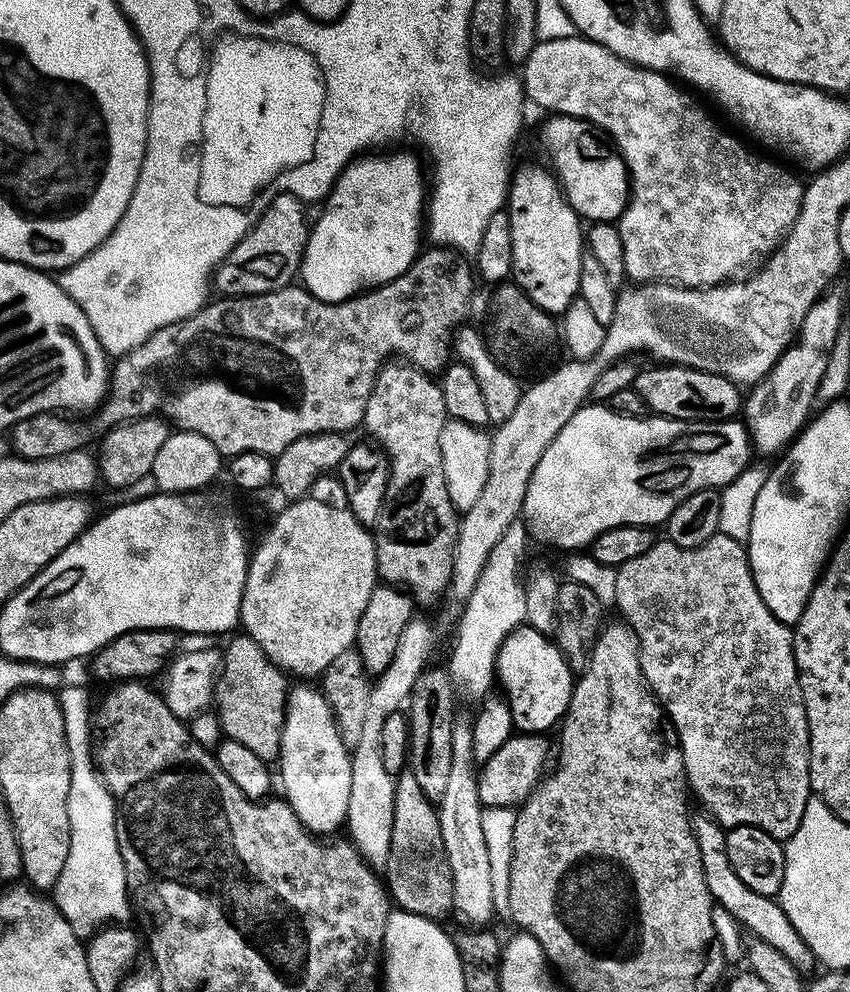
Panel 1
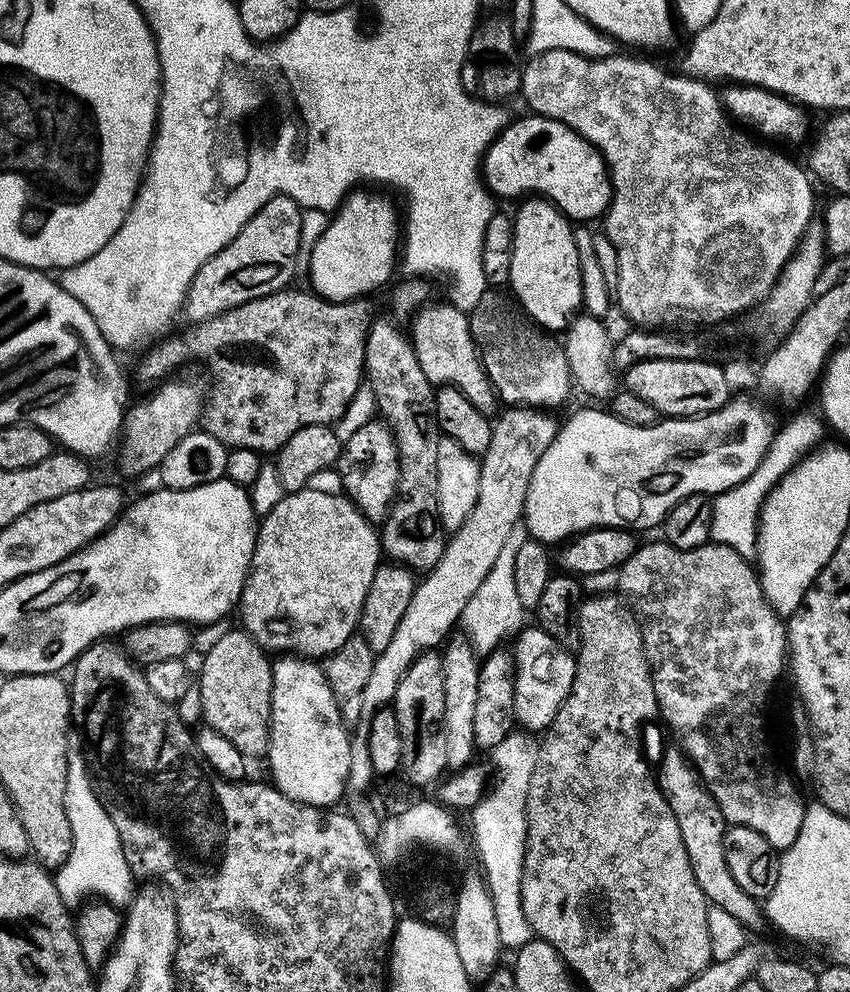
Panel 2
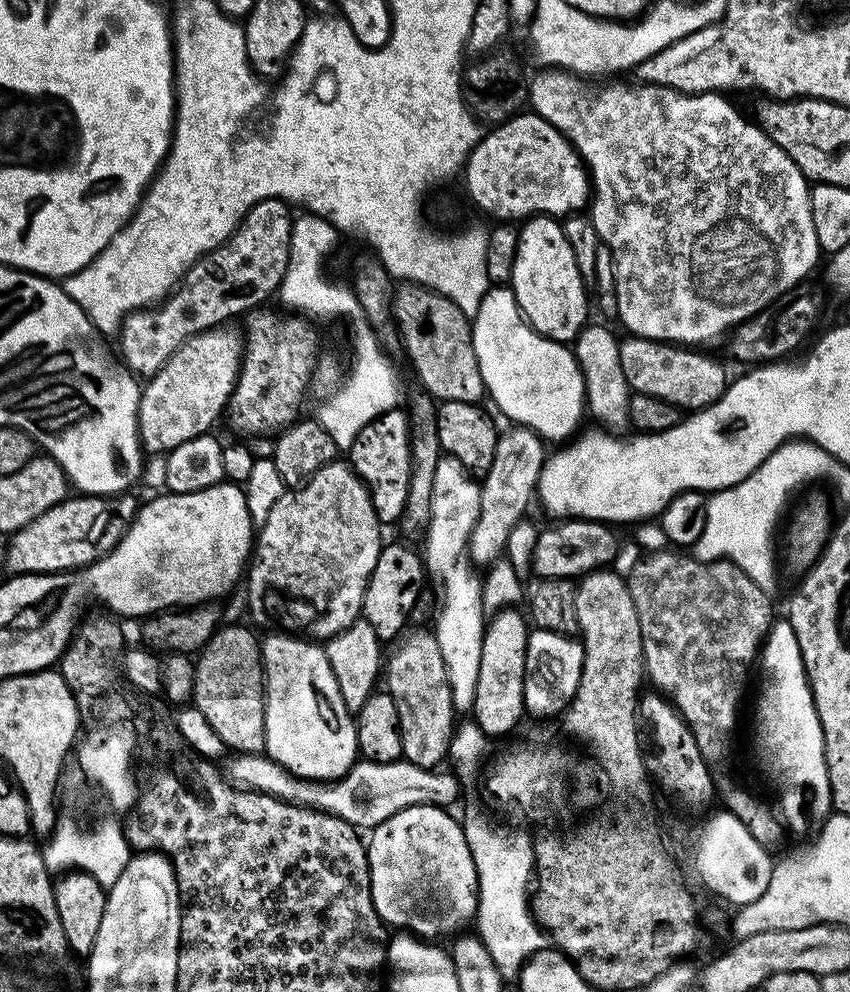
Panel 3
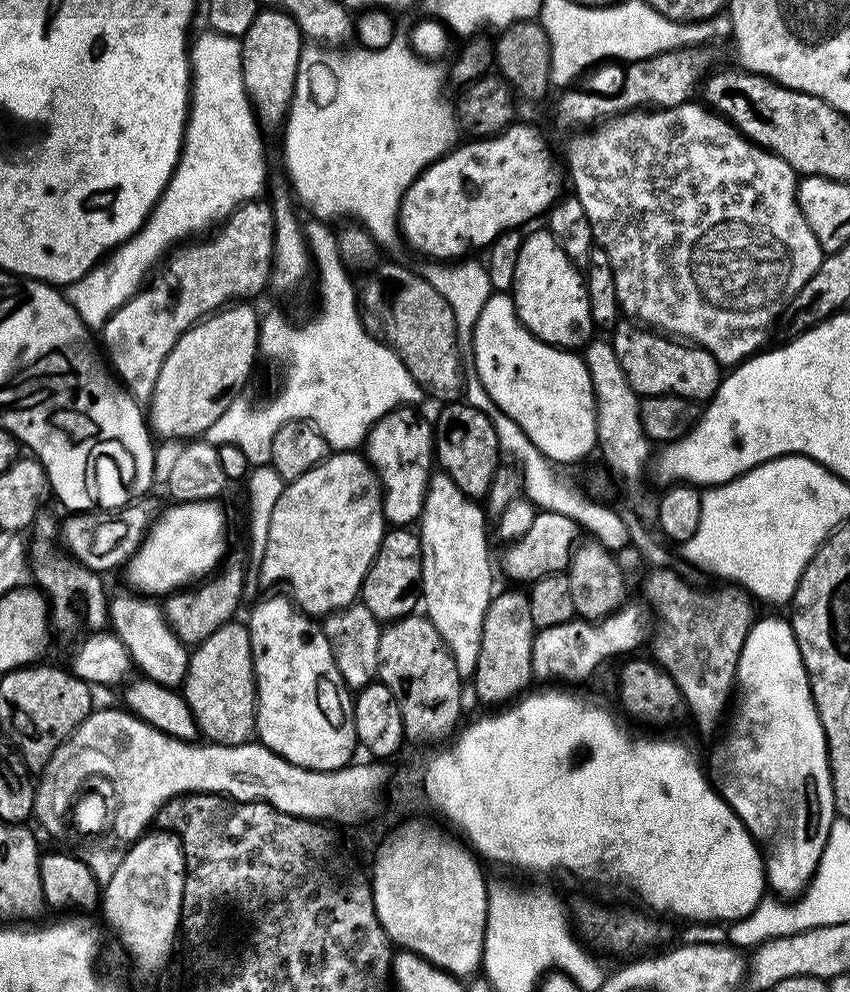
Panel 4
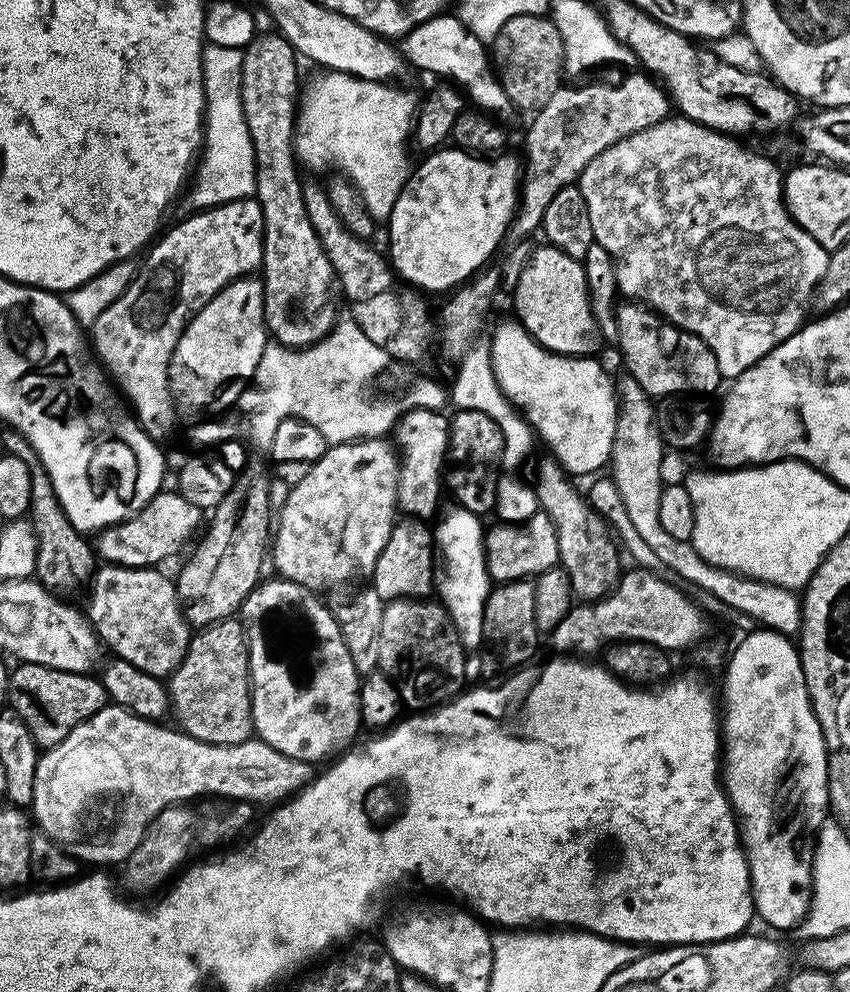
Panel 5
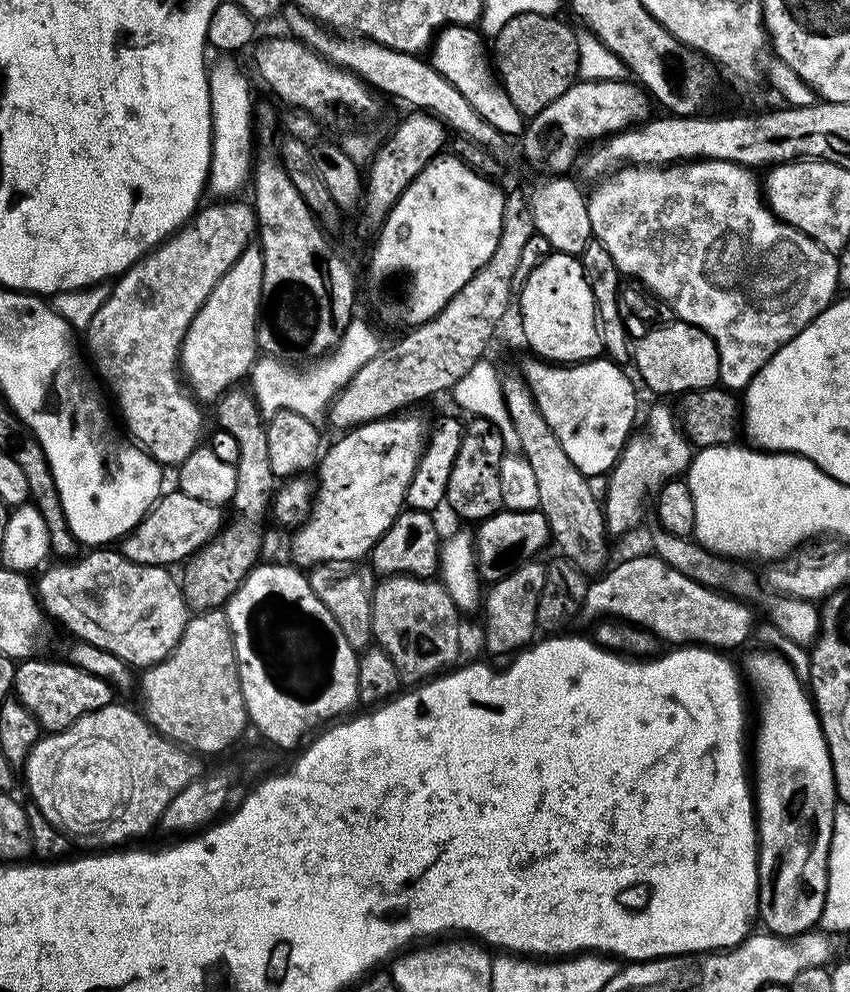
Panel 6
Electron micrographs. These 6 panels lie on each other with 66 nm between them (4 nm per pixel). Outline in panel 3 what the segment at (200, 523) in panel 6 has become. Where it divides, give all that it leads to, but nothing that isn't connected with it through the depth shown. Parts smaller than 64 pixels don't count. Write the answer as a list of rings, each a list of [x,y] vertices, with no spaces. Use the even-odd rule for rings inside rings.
[[[132,494],[107,496],[73,495],[58,506],[46,510],[34,522],[11,533],[4,564],[9,573],[67,573],[96,563],[120,544],[136,519],[138,501]]]

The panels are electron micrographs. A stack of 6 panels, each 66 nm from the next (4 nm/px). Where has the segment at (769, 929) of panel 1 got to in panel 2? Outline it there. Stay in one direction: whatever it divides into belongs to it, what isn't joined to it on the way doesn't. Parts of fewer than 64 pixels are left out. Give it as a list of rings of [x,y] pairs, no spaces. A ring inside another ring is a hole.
[[[673,746],[664,752],[658,764],[658,783],[668,799],[670,810],[676,816],[678,830],[682,834],[682,842],[686,846],[686,854],[690,858],[690,866],[694,870],[694,878],[698,878],[698,886],[702,886],[702,894],[709,905],[726,910],[727,914],[751,930],[762,920],[762,908],[757,897],[748,896],[730,874],[728,863],[724,858],[724,838],[726,821],[722,810],[718,810],[718,802],[714,802],[714,794],[700,781],[698,770],[692,761],[684,755],[679,747]]]

